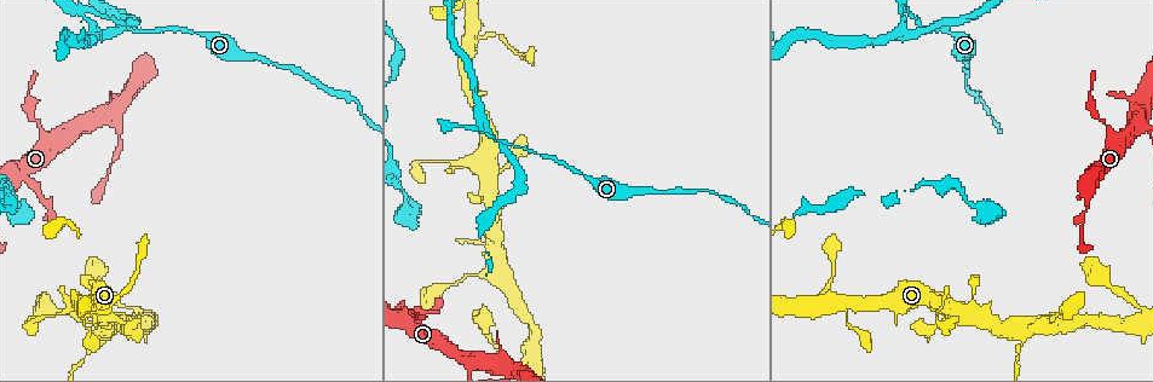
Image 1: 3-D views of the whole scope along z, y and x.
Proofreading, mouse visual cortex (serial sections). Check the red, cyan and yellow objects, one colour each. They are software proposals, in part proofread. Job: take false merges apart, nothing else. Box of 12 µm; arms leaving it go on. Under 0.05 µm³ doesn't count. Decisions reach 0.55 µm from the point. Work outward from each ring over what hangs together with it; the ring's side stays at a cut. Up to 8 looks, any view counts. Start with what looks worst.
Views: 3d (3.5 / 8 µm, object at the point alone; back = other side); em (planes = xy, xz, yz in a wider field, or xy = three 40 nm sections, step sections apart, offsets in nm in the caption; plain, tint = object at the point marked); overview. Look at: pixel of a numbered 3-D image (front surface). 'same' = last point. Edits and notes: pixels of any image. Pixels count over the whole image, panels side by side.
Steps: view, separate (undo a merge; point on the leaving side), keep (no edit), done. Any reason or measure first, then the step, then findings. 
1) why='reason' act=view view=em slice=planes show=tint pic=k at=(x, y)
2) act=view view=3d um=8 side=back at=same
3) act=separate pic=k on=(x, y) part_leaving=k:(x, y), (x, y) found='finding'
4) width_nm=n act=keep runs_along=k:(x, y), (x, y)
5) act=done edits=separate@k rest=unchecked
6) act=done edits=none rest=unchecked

why='arms run side by side' act=view view=em slice=planes show=tint pic=1 at=(416, 310)

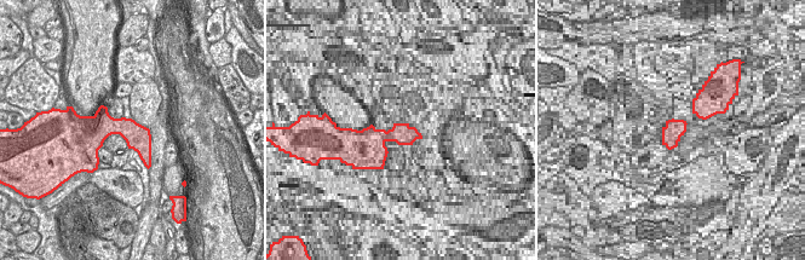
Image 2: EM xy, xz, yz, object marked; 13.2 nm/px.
why='wider look' act=view view=3d um=3.5 at=same

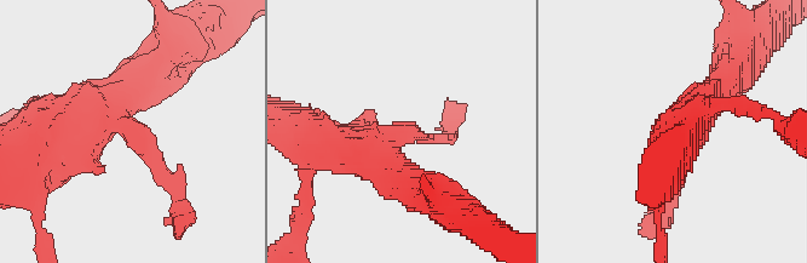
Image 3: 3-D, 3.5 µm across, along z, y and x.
act=keep runs_along=2:(91, 130), (124, 128), (148, 163) found='all the same cell'

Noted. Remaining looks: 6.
why='a narrow waist' act=view view=3d um=3.5 side=back pic=1 at=(53, 315)

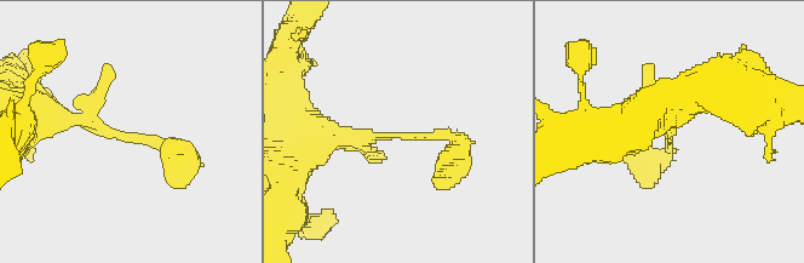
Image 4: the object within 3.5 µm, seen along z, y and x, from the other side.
arm_widths_nm=200,200 act=keep runs_along=4:(51, 116), (151, 138), (181, 156) found='continuous, no second cell'

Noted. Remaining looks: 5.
why='thick turns thin' act=view view=em slice=planes show=tint pic=1 at=(1137, 104)

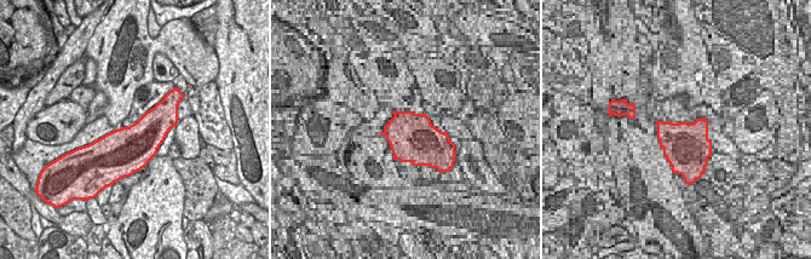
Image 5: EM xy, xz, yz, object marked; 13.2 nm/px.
act=view view=3d um=3.5 at=same

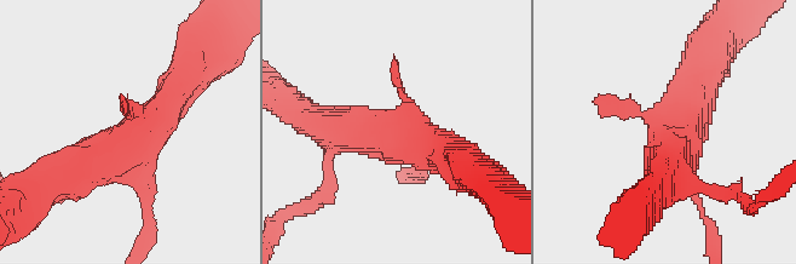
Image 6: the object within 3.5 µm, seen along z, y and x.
act=keep runs_along=6:(667, 170), (655, 118), (596, 102) found='one cell here'

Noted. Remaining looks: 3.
act=done edits=none rest=unchecked

